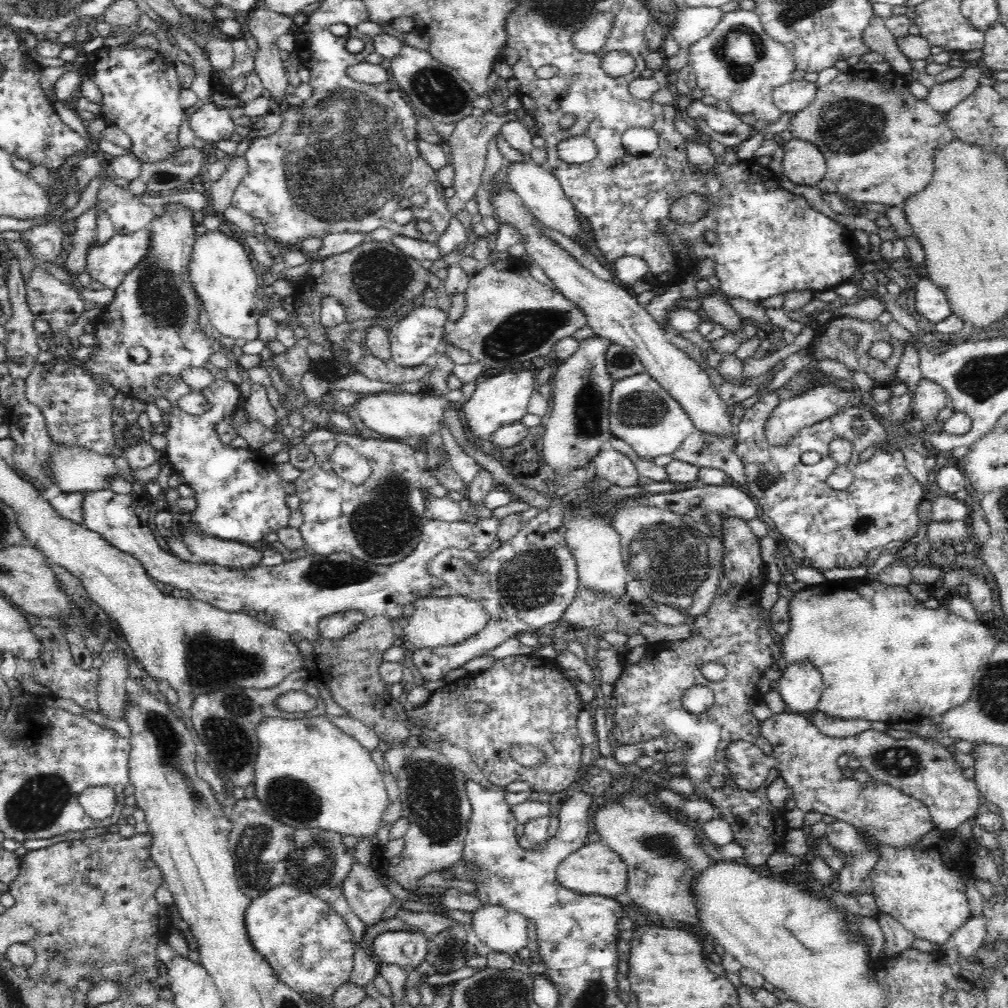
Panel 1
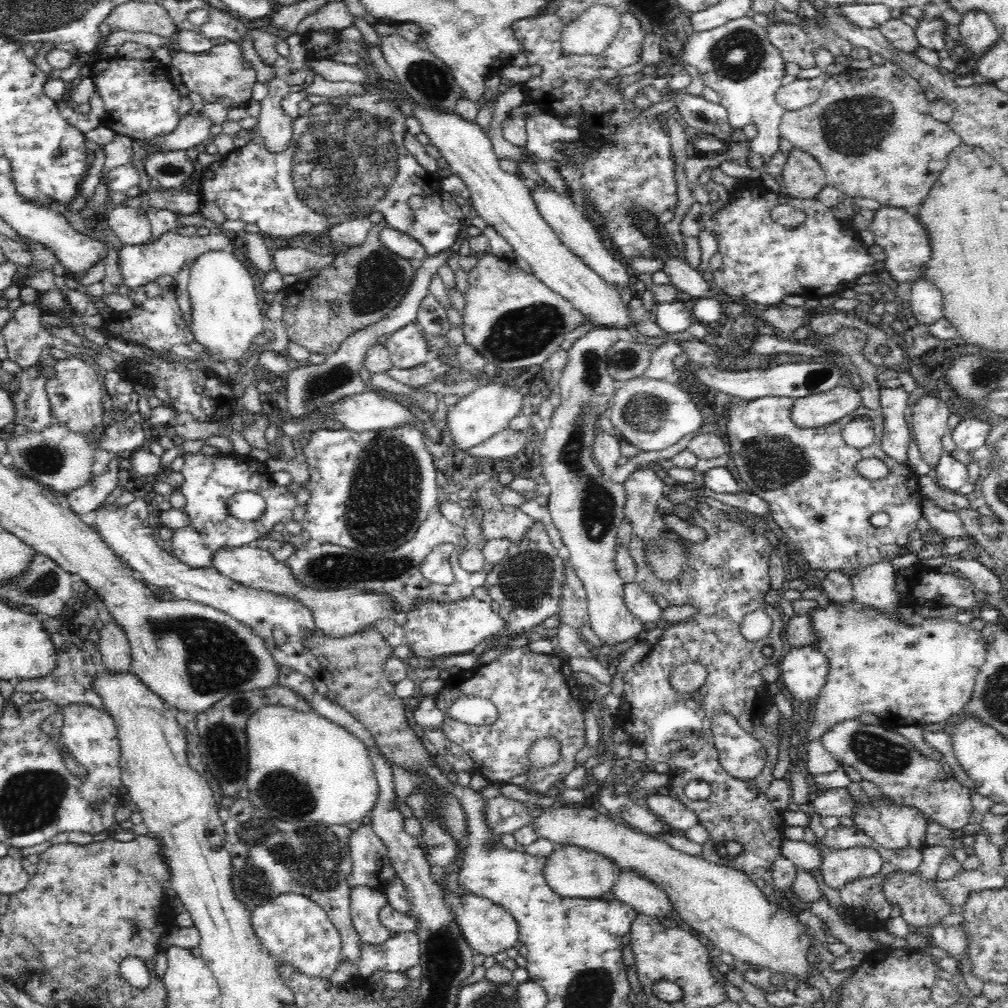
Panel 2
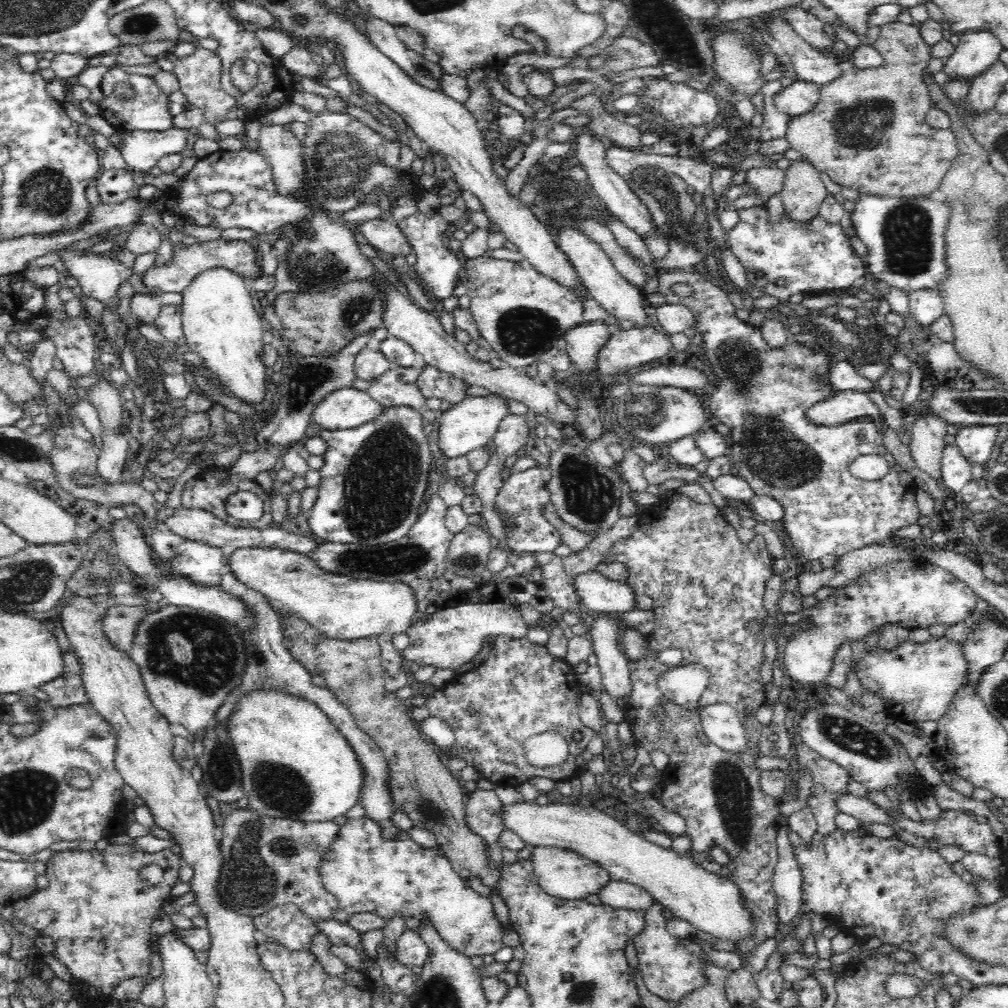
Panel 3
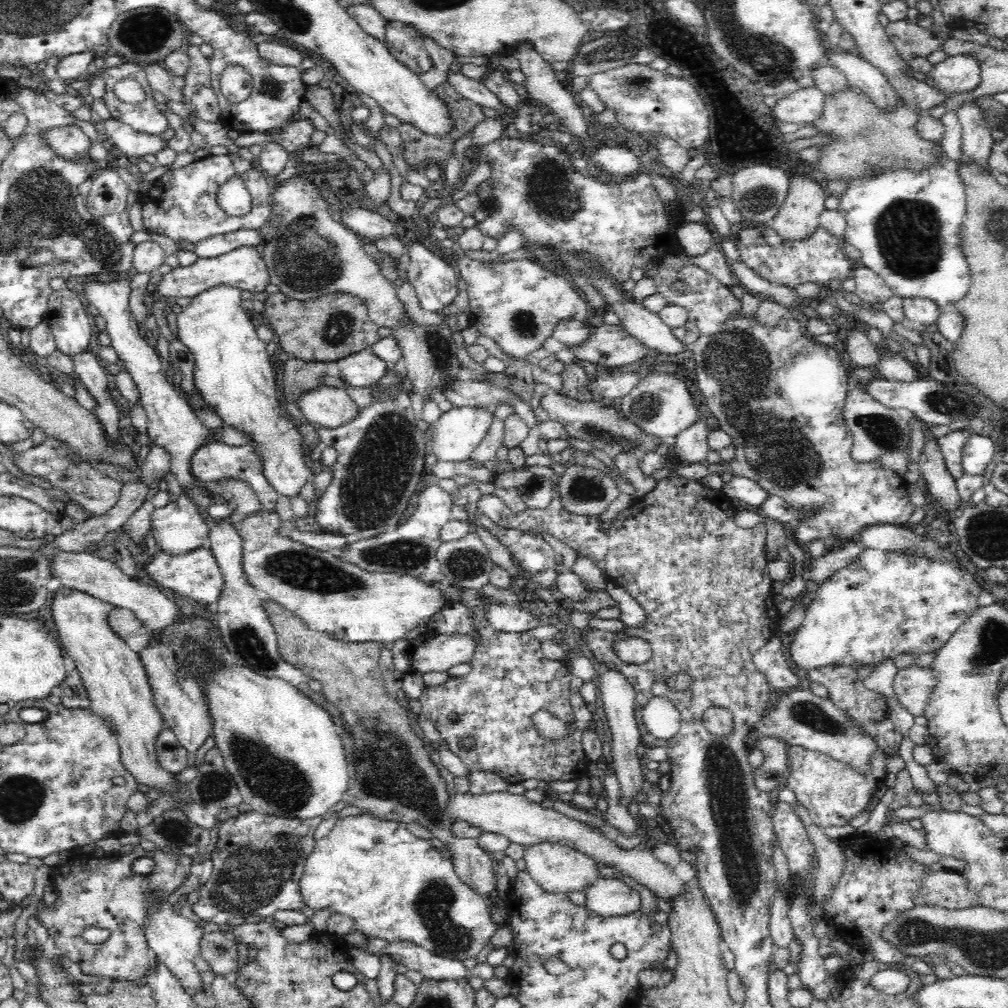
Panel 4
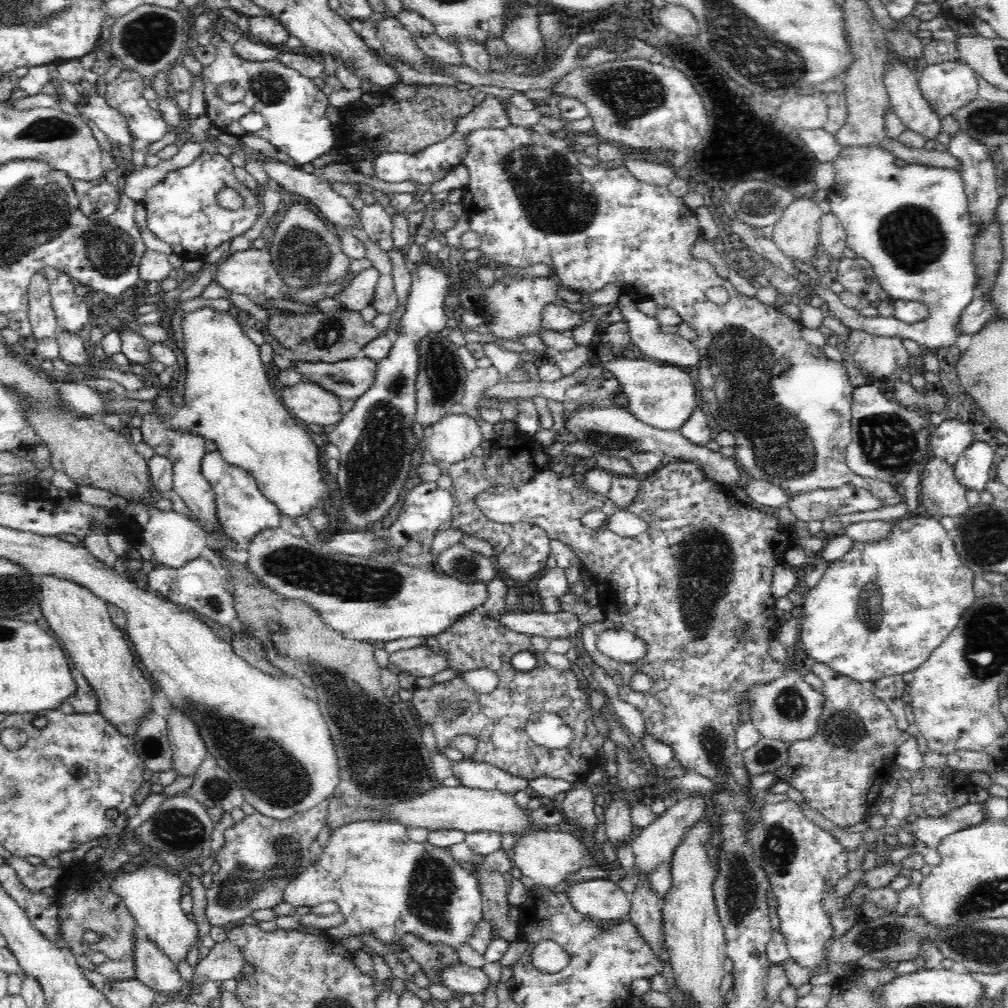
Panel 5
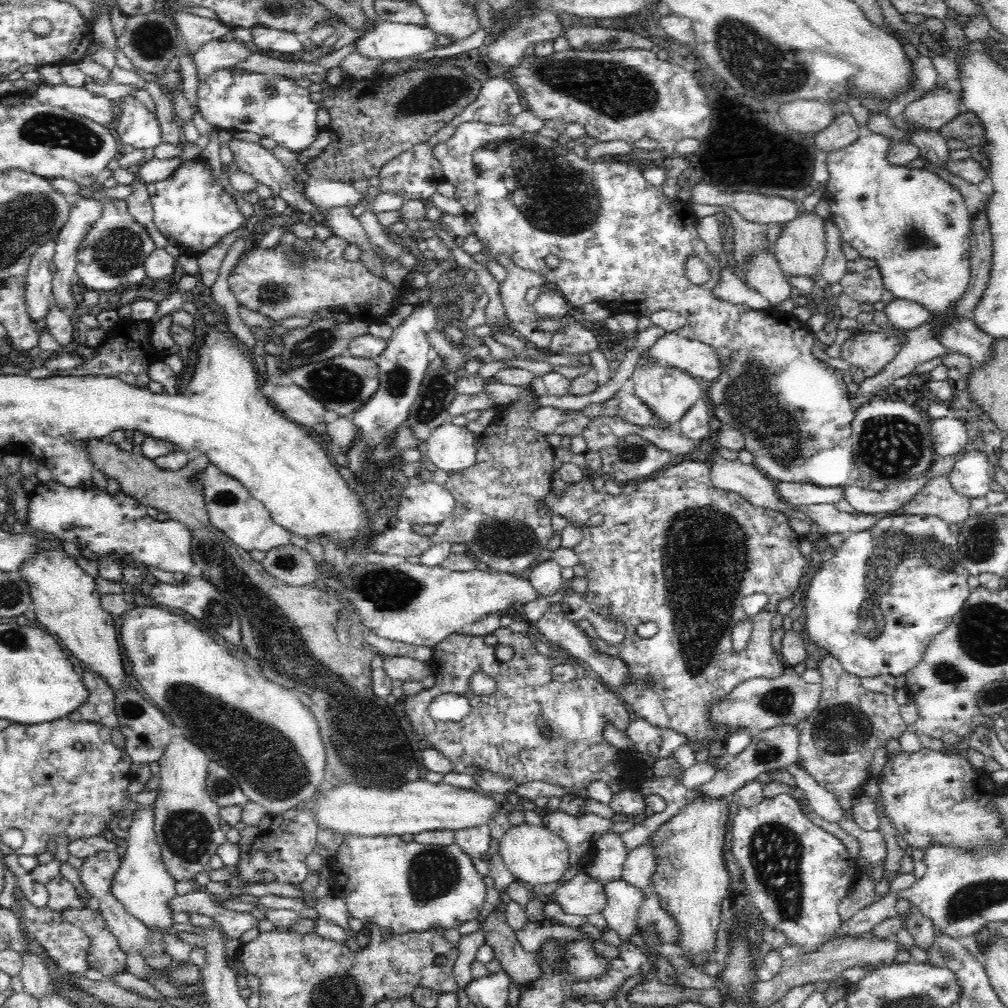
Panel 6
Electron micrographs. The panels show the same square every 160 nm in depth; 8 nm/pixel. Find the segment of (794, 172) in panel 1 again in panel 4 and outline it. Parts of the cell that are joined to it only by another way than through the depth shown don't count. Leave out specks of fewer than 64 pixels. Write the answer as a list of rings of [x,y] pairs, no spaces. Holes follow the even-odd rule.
[[[802,174],[792,176],[786,200],[784,200],[776,217],[770,222],[770,226],[784,239],[784,243],[807,241],[821,227],[819,219],[824,210],[826,210],[825,200],[827,197],[828,193],[824,192],[809,176],[803,176]]]

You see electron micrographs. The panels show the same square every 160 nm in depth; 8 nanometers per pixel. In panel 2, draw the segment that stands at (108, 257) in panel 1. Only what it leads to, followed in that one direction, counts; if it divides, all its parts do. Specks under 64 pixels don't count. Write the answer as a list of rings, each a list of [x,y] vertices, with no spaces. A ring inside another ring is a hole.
[[[170,231],[162,234],[158,240],[146,242],[144,245],[124,245],[117,252],[124,285],[134,289],[138,286],[150,285],[160,276],[166,274],[173,276],[186,262],[190,264],[190,267],[194,265],[204,253],[215,252],[215,250],[232,251],[233,239],[232,234],[223,232],[211,232],[208,236],[180,236]]]

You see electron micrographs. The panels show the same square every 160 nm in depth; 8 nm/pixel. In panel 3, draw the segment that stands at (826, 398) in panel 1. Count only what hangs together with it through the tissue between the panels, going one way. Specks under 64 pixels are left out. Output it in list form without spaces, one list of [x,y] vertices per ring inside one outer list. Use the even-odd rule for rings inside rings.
[[[835,392],[832,398],[812,406],[806,415],[810,420],[828,426],[837,426],[863,416],[871,416],[881,436],[884,436],[883,428],[886,426],[884,415],[880,413],[866,392]]]

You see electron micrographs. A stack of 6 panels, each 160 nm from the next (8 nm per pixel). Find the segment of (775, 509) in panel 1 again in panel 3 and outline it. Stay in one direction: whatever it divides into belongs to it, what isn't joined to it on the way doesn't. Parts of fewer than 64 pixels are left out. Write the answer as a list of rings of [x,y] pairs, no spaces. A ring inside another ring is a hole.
[[[677,270],[676,272],[669,273],[662,271],[658,274],[658,280],[658,292],[662,294],[668,302],[683,305],[689,310],[692,310],[695,319],[698,320],[698,324],[695,324],[694,328],[697,334],[699,332],[704,334],[704,342],[701,345],[703,348],[706,348],[706,358],[708,358],[710,371],[714,372],[714,374],[718,376],[718,380],[720,380],[720,382],[718,382],[716,392],[711,392],[712,396],[710,396],[710,410],[708,413],[714,414],[714,418],[718,418],[720,422],[724,422],[724,424],[730,428],[730,434],[732,434],[732,440],[734,441],[727,454],[727,458],[731,464],[731,473],[734,476],[747,480],[756,495],[772,497],[776,500],[776,502],[778,502],[778,504],[780,504],[780,506],[782,506],[784,509],[784,516],[782,517],[782,520],[786,529],[786,534],[790,536],[790,540],[798,550],[797,555],[807,561],[818,560],[819,558],[822,558],[822,556],[828,556],[828,554],[834,554],[834,556],[838,556],[839,558],[844,554],[848,554],[854,550],[860,550],[864,548],[864,546],[868,546],[870,544],[884,545],[891,543],[893,539],[897,538],[896,532],[898,532],[900,528],[916,523],[920,517],[915,499],[916,489],[918,487],[917,483],[915,482],[914,477],[910,476],[910,473],[902,470],[900,466],[898,466],[896,459],[894,459],[894,455],[888,452],[888,449],[884,447],[883,436],[881,436],[881,432],[879,432],[878,429],[850,430],[850,426],[845,423],[842,424],[840,428],[836,428],[836,426],[818,424],[810,420],[808,415],[806,415],[806,412],[812,408],[812,406],[816,406],[816,404],[820,404],[820,402],[824,402],[824,400],[832,398],[835,394],[834,389],[832,389],[832,386],[828,383],[828,376],[830,376],[830,359],[828,359],[828,356],[823,350],[820,350],[813,345],[798,343],[798,341],[793,340],[792,338],[785,343],[782,343],[780,346],[771,346],[770,343],[763,338],[760,328],[748,324],[746,321],[741,321],[738,317],[736,317],[737,309],[732,305],[732,302],[730,302],[729,294],[722,292],[720,286],[712,284],[710,280],[706,280],[706,278],[704,278],[702,274],[698,274],[698,272],[683,272],[682,270]],[[676,282],[678,282],[678,284],[690,285],[694,294],[692,294],[692,296],[688,296],[688,298],[680,298],[680,296],[673,295],[671,287]],[[863,454],[878,454],[884,457],[884,459],[888,461],[888,466],[890,467],[888,474],[886,474],[886,476],[882,476],[880,480],[858,480],[857,478],[854,478],[852,473],[849,471],[848,465],[855,458],[858,458],[858,456]]]

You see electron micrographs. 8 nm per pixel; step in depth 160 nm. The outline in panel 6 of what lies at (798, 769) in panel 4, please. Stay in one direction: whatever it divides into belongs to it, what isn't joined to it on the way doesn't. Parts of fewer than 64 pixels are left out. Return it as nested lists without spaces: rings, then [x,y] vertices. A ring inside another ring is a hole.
[[[826,656],[818,670],[822,678],[821,698],[800,726],[798,762],[820,786],[838,795],[838,804],[846,812],[839,825],[859,840],[860,853],[856,862],[864,870],[869,864],[885,860],[885,838],[878,830],[864,831],[860,828],[850,808],[854,806],[854,800],[863,794],[861,787],[869,776],[867,769],[876,748],[884,748],[890,739],[898,738],[907,730],[907,725],[900,717],[900,704],[892,696],[868,691],[860,678],[848,672],[836,656]]]

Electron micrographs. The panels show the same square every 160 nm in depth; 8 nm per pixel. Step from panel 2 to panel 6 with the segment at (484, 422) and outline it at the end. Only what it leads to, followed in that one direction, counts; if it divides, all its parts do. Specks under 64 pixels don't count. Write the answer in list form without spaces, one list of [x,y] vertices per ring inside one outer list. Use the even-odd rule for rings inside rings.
[[[446,422],[430,434],[426,455],[447,474],[462,472],[476,462],[475,436],[466,426]]]

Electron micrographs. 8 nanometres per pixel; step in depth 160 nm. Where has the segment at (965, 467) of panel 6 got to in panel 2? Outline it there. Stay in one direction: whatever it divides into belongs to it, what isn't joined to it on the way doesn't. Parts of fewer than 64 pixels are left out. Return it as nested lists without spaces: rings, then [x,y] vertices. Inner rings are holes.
[[[964,417],[950,433],[957,447],[970,454],[986,445],[988,432],[990,432],[988,420]]]

